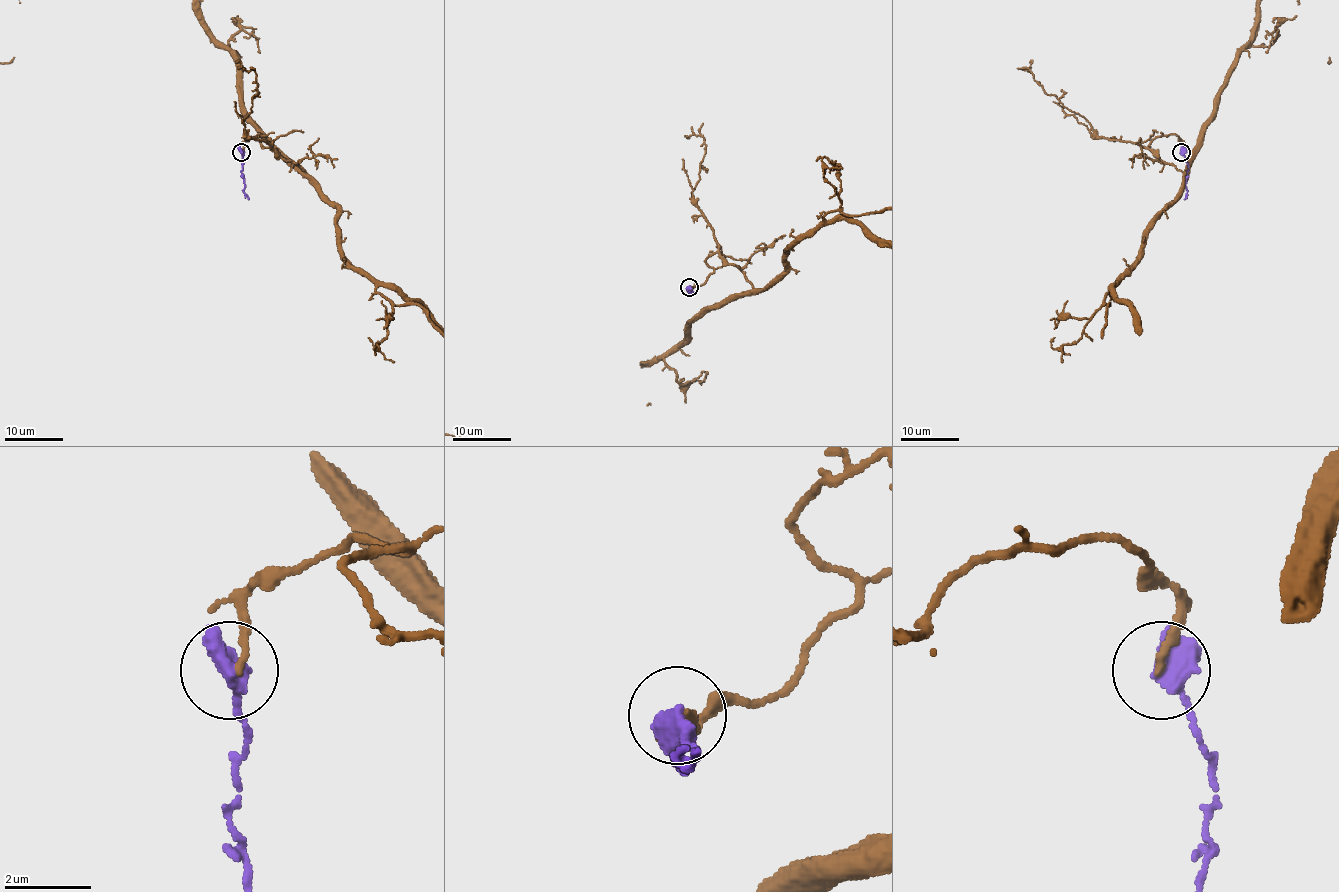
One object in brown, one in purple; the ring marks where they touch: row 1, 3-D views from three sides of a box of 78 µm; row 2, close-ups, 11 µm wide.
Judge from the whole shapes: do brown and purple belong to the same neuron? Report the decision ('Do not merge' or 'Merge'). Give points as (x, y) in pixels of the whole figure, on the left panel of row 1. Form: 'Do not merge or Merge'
Merge

